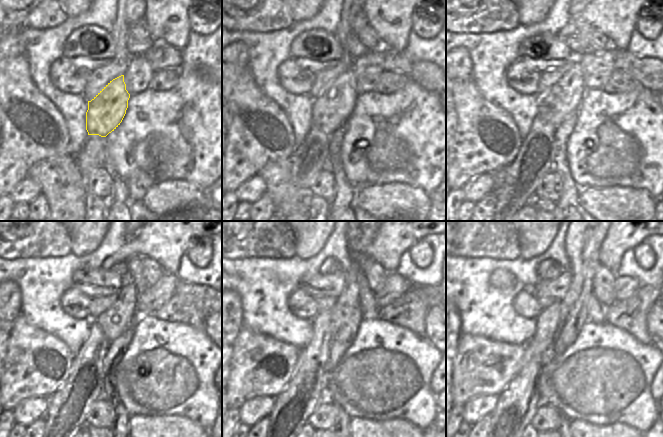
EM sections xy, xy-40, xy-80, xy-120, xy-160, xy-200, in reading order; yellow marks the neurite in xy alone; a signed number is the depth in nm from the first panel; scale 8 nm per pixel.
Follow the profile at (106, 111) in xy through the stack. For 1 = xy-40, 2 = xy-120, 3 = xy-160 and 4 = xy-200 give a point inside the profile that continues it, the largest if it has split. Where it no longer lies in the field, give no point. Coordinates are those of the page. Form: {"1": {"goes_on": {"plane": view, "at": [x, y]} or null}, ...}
{"1": {"goes_on": {"plane": "xy-40", "at": [331, 109]}}, "2": {"goes_on": {"plane": "xy-120", "at": [121, 315]}}, "3": {"goes_on": {"plane": "xy-160", "at": [340, 314]}}, "4": {"goes_on": {"plane": "xy-200", "at": [574, 242]}}}

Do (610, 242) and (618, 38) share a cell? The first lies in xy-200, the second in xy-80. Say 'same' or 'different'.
same

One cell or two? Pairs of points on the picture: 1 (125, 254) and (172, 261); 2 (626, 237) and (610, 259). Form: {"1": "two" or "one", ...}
{"1": "one", "2": "one"}

